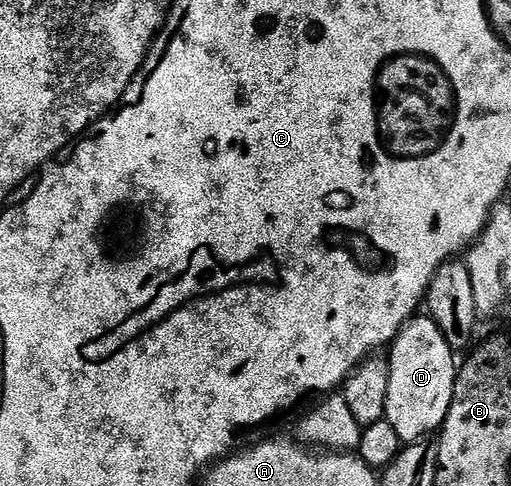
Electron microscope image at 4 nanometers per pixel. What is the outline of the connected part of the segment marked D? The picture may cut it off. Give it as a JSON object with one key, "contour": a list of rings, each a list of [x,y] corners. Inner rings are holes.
{"contour":[[[413,316],[391,343],[384,417],[398,432],[401,443],[411,444],[435,435],[443,426],[454,396],[458,358],[442,336],[438,324],[427,316]],[[456,358],[457,362],[456,362]],[[432,434],[432,435],[428,435]]]}

